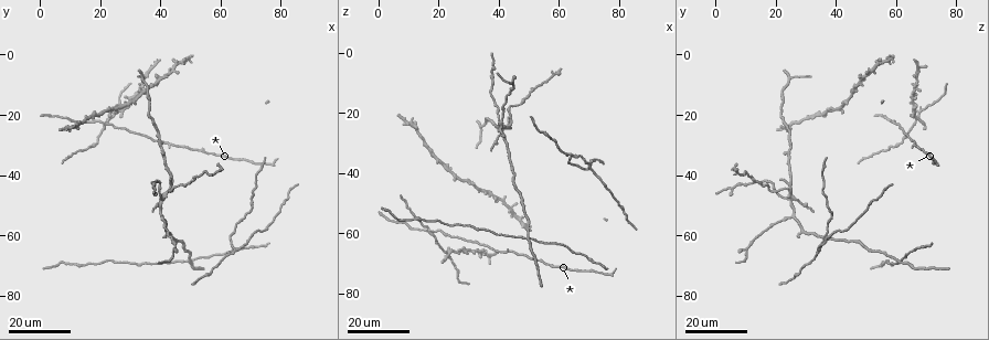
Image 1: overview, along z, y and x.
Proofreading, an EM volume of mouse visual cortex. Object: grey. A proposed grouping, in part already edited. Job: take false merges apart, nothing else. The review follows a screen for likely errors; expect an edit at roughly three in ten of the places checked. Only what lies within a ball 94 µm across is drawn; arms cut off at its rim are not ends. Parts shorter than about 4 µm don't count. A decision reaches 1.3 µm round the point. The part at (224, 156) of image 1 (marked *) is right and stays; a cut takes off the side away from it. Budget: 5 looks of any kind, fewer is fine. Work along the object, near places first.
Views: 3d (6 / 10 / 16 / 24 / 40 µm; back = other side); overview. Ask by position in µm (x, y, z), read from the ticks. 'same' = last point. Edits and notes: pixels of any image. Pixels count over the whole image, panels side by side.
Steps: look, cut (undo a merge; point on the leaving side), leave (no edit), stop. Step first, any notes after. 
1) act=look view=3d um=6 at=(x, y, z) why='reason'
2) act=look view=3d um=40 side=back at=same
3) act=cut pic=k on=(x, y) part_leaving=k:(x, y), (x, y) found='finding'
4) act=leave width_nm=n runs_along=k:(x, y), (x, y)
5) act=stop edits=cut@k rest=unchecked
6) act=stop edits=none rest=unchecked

act=look view=3d um=24 at=(69, 61, 37)

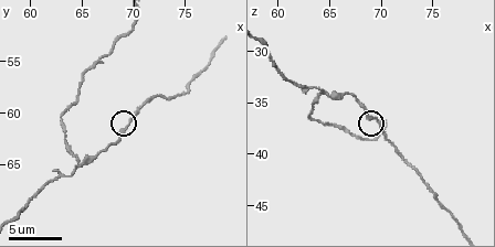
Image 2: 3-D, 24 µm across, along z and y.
act=look view=3d um=6 at=(69.4, 61.0, 36.8)

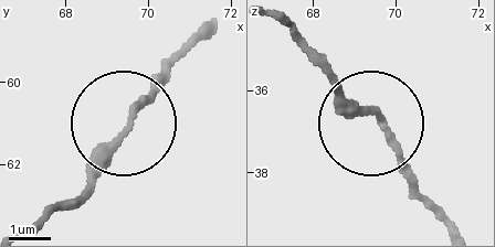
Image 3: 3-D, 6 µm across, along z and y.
act=leave runs_along=3:(209, 34), (67, 206) found='continuous, no second neuron'

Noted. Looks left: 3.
act=look view=3d um=6 at=(64.8, 65.0, 34.0) why='three-way junction'

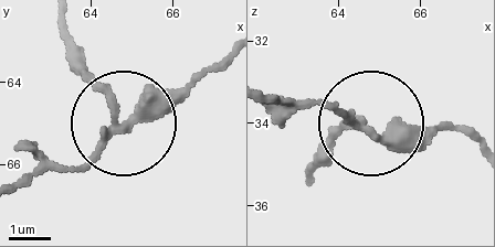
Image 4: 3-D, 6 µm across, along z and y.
act=cut pic=4 on=(82, 74) arms=3 part_leaving=4:(117, 126), (113, 97), (64, 24) found='a second neuron is stuck on'

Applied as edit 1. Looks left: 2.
act=stop edits=cut@4 rest=unchecked

